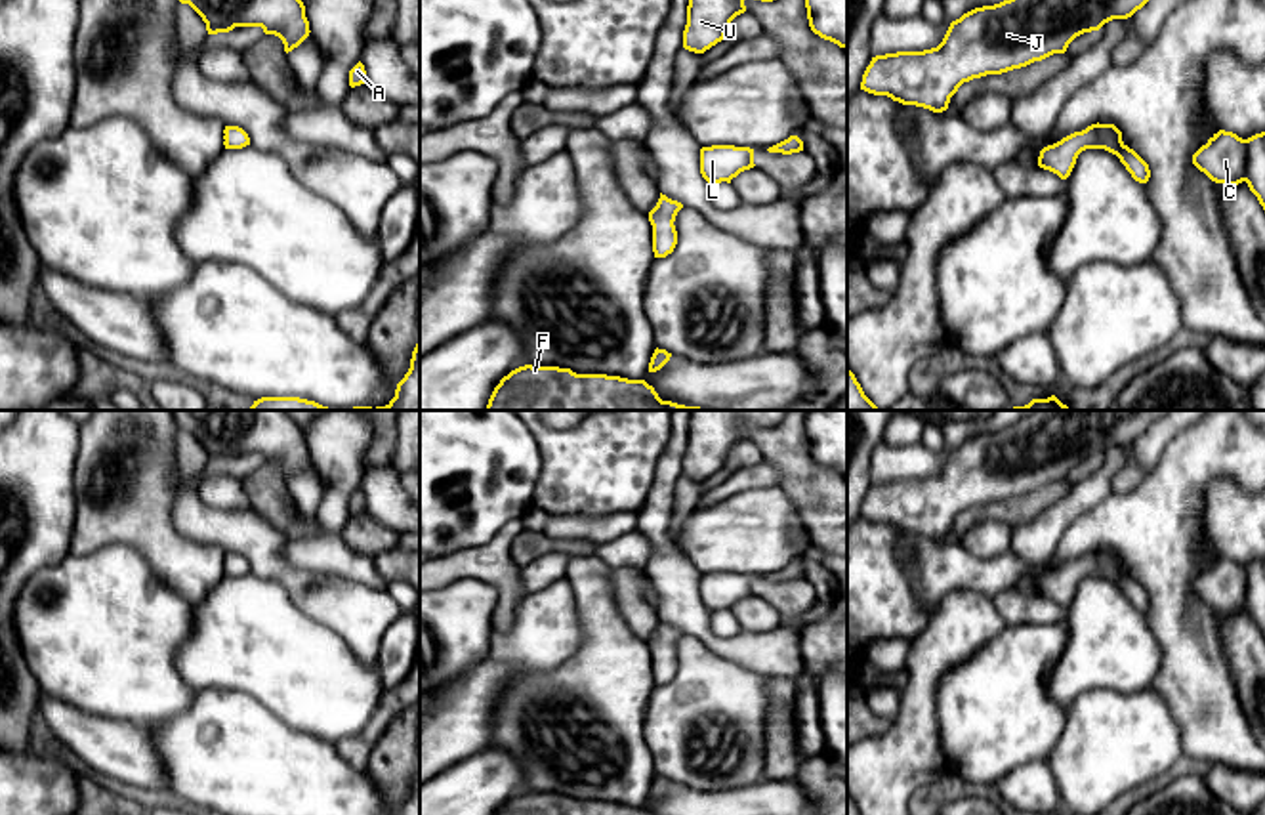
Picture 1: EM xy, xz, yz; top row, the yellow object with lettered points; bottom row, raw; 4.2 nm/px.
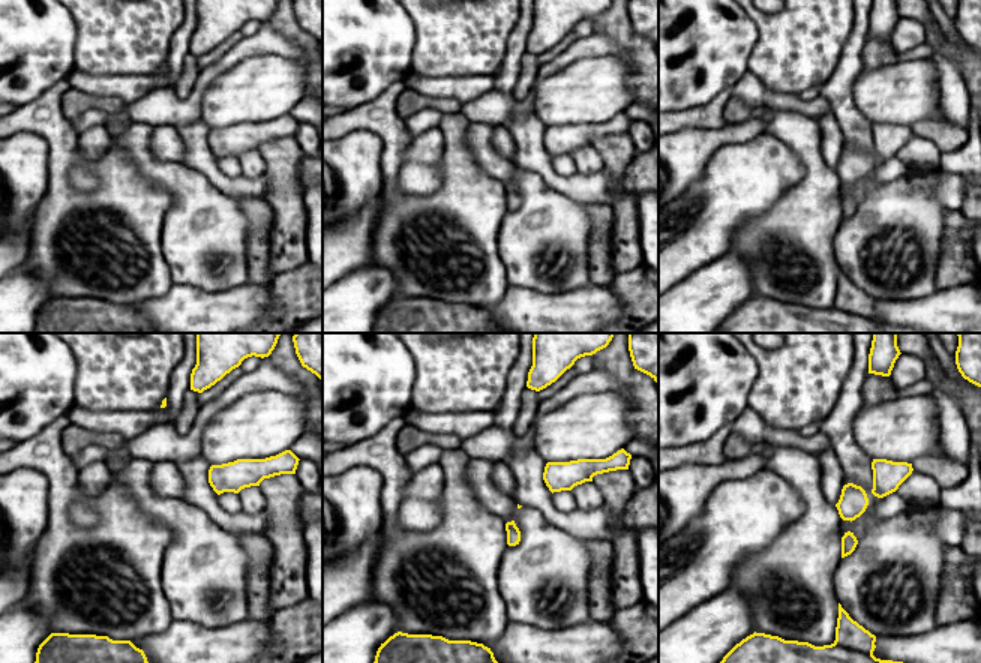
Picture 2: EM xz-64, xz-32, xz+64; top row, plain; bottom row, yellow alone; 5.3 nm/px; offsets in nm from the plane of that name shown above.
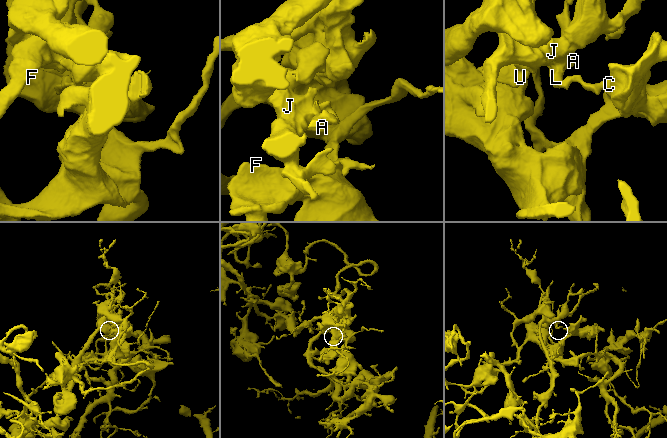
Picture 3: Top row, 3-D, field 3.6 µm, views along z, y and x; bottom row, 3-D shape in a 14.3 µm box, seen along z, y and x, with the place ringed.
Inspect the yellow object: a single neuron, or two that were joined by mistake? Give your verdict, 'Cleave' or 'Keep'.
Cleave

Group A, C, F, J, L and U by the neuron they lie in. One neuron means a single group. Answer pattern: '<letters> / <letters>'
A J L U / C F

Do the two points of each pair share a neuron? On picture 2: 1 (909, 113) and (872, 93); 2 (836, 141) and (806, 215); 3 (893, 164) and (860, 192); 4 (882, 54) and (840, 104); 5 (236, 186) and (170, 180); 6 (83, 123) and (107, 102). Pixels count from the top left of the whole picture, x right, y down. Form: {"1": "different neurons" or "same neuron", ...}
{"1": "same neuron", "2": "different neurons", "3": "same neuron", "4": "different neurons", "5": "different neurons", "6": "different neurons"}

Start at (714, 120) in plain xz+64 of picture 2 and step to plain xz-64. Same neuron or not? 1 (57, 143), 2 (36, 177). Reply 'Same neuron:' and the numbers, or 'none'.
Same neuron: 1

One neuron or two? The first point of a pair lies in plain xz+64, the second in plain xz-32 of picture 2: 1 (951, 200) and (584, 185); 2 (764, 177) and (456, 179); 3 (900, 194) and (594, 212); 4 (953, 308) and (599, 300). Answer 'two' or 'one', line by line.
1: one
2: two
3: two
4: one

